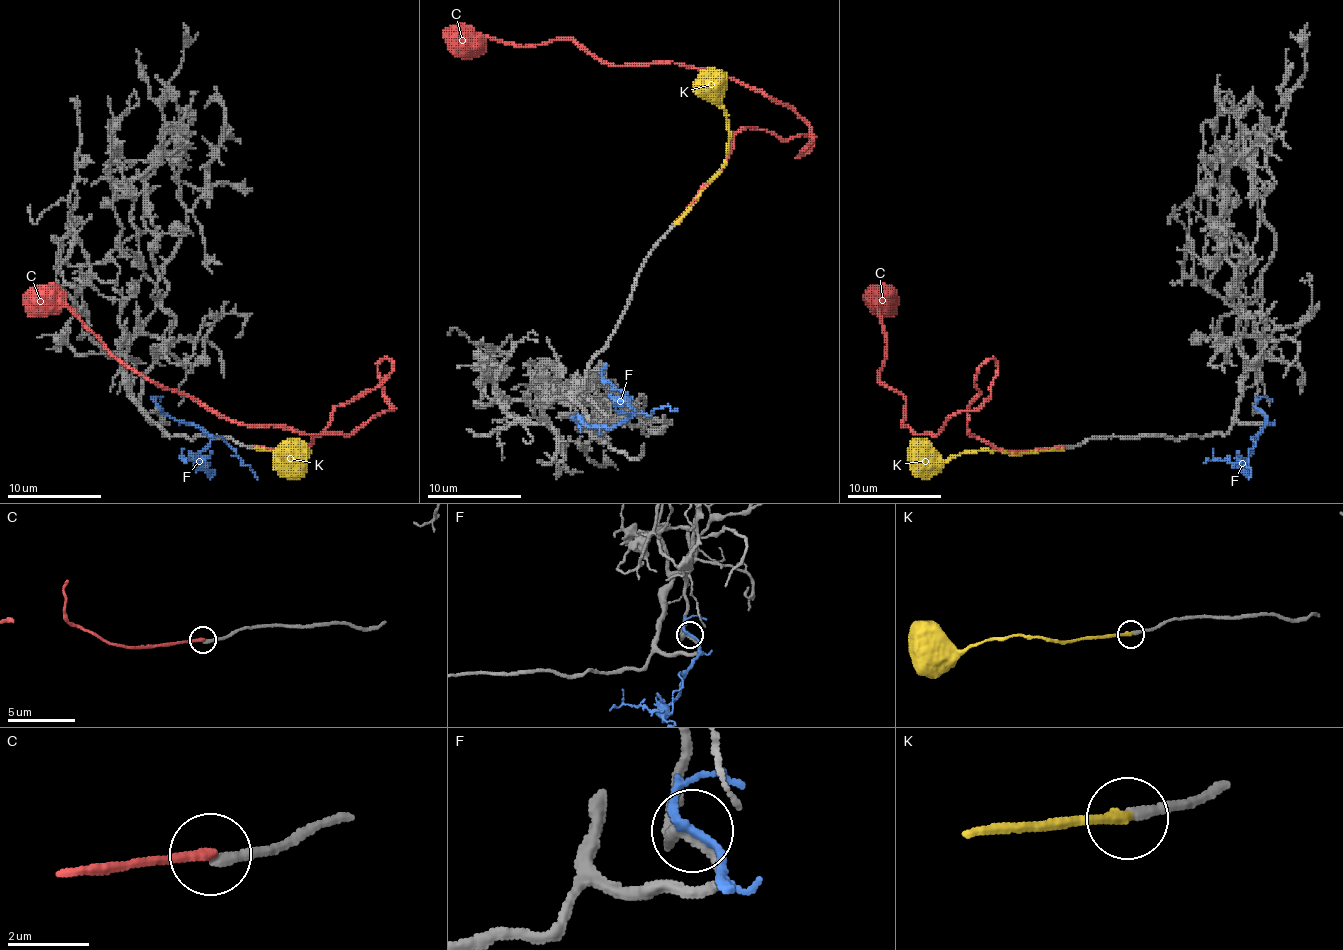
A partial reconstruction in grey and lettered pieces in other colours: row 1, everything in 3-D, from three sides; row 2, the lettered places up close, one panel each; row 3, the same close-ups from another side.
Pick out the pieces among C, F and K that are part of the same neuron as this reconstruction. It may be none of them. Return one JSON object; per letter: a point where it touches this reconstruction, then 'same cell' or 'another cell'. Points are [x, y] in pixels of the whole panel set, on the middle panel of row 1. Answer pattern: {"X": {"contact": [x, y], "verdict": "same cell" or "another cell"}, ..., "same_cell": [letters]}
{"C": {"contact": [676, 223], "verdict": "another cell"}, "F": {"contact": [580, 419], "verdict": "another cell"}, "K": {"contact": [676, 223], "verdict": "another cell"}, "same_cell": []}

